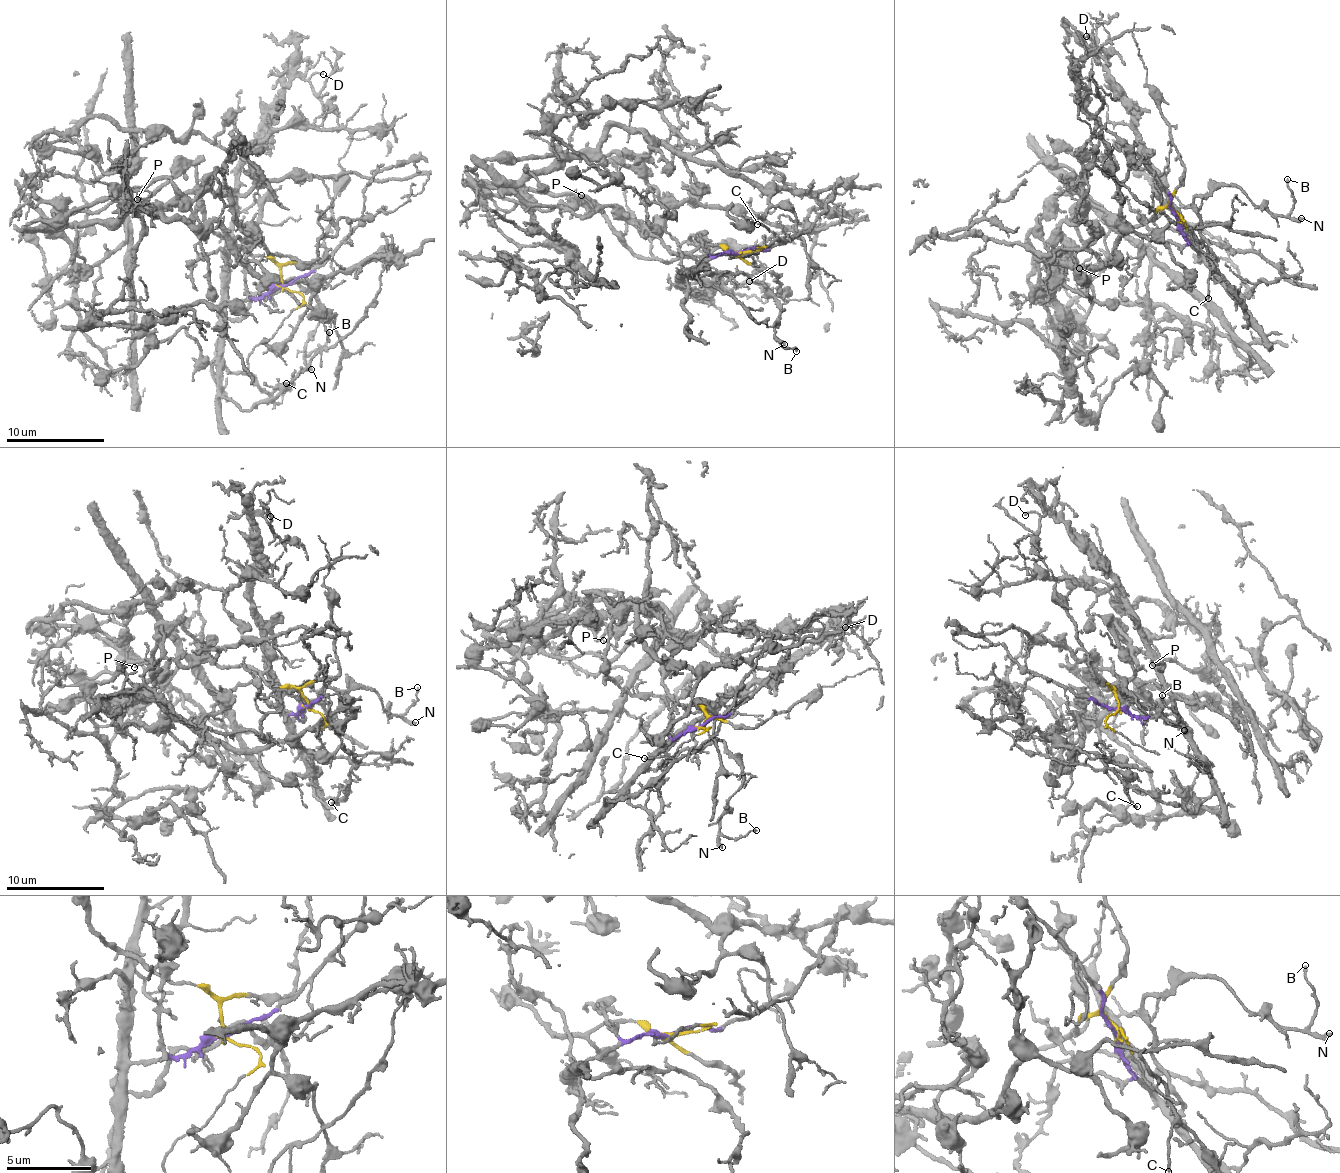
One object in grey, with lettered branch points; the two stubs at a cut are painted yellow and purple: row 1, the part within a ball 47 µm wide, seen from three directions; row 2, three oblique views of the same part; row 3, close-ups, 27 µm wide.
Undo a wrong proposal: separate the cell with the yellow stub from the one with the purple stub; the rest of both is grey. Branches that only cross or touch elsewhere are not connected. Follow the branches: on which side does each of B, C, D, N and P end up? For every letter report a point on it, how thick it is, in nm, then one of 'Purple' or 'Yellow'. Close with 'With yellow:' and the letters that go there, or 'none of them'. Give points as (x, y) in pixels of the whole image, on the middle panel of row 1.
B: Place: (796, 351). Thickness 120 nm. Purple
C: Place: (757, 224). Thickness 140 nm. Purple
D: Place: (749, 281). Thickness 110 nm. Purple
N: Place: (784, 344). Thickness 240 nm. Purple
P: Place: (581, 195). Thickness 80 nm. Yellow
With yellow: P

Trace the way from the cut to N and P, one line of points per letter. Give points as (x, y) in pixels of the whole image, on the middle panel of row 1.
N: (740, 254), (719, 254), (689, 269), (690, 274), (750, 275), (783, 311), (775, 322), (776, 340), (783, 344)
P: (740, 254), (718, 245), (701, 244), (675, 252), (611, 205), (593, 209), (582, 196)

